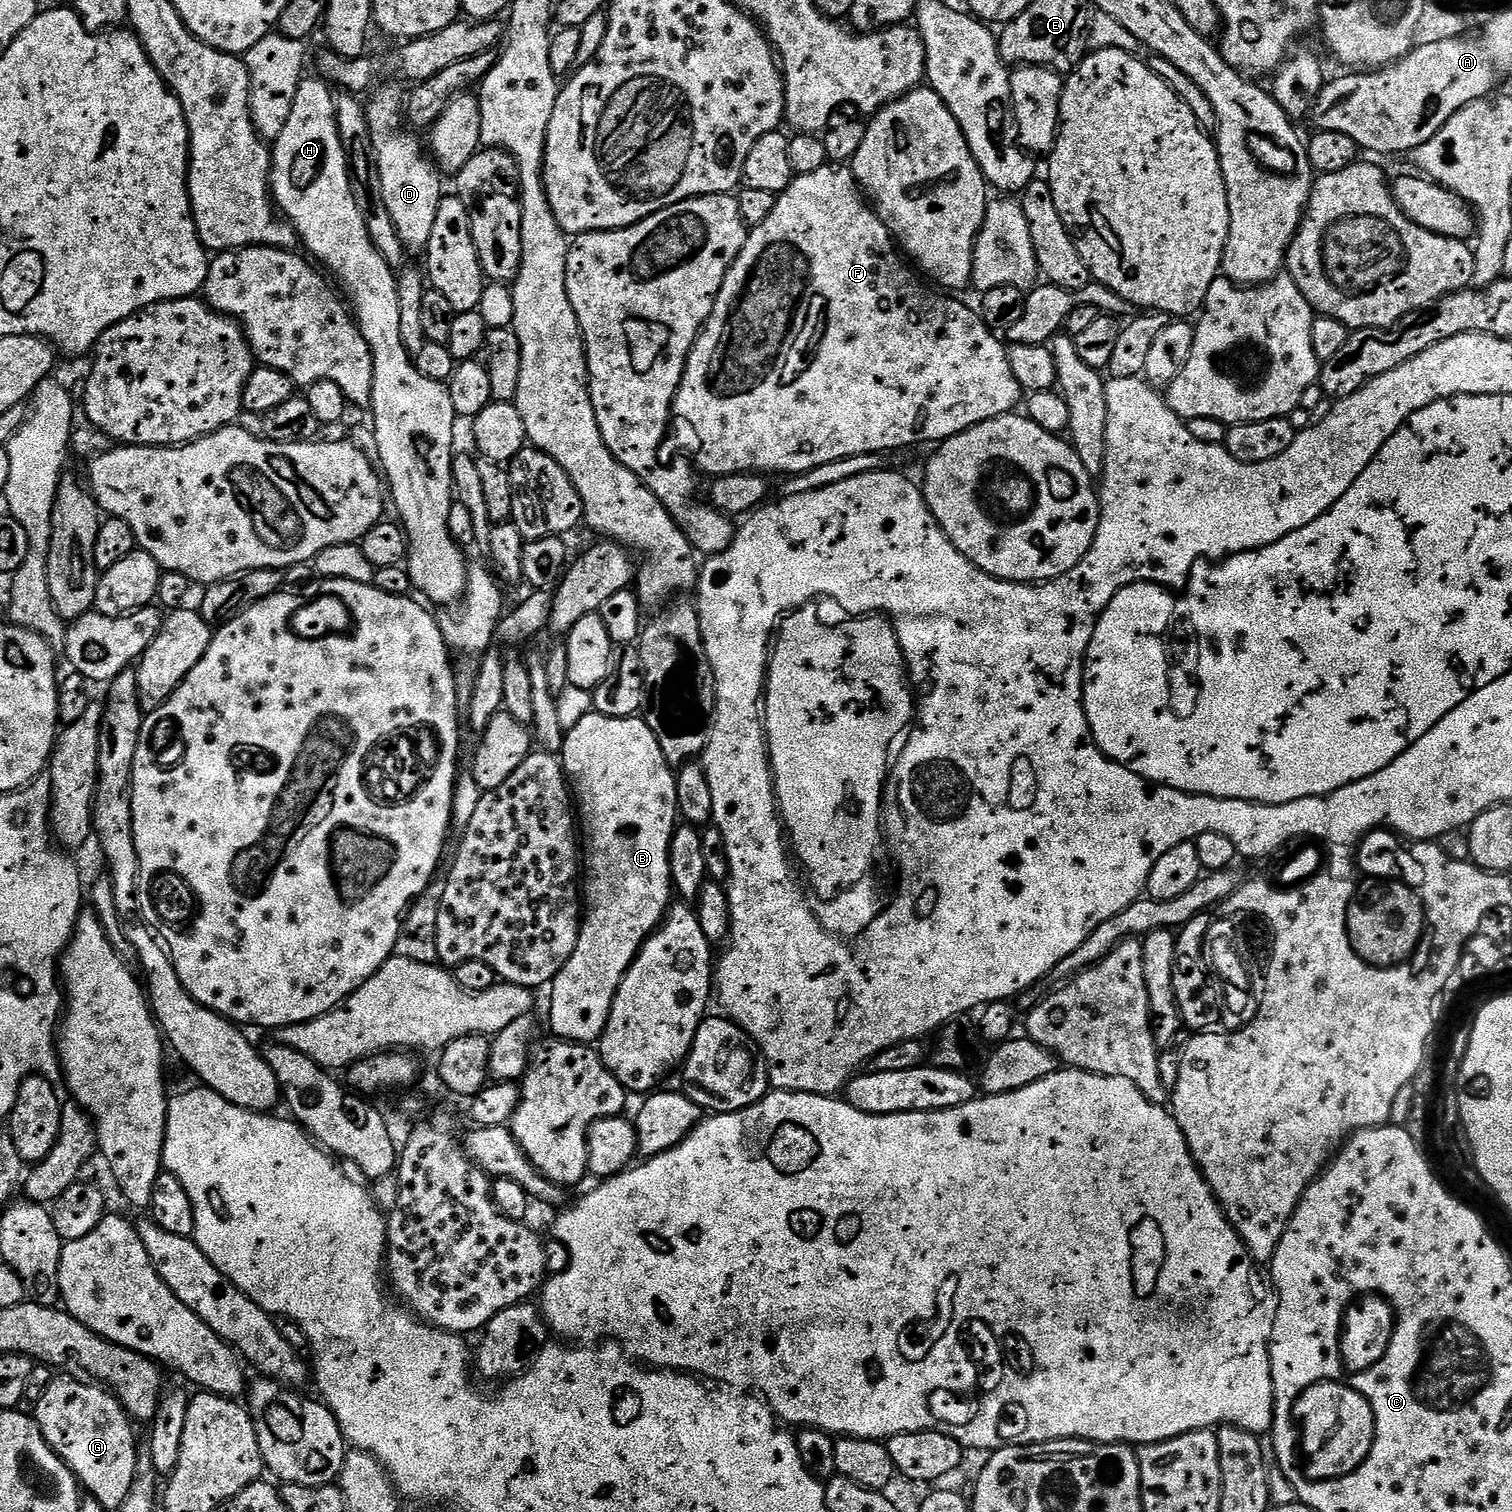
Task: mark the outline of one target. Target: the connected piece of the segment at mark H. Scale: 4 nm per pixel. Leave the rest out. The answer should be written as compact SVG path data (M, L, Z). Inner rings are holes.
M312 74L300 81L296 97L294 98L294 110L290 110L290 119L286 121L286 127L283 128L282 134L278 134L278 138L271 145L272 149L272 178L270 187L272 189L273 201L282 213L284 219L289 220L294 226L299 243L305 244L308 247L307 255L309 257L317 256L330 271L336 275L335 283L341 284L344 287L343 295L350 301L350 311L356 321L356 326L359 328L362 338L366 338L366 346L370 346L372 351L372 361L374 362L374 394L372 395L372 406L370 409L371 419L374 421L374 431L376 434L377 448L375 455L380 456L378 459L379 467L382 469L383 475L386 477L387 487L390 489L390 498L396 502L396 510L400 514L398 517L399 523L402 525L404 532L408 536L408 555L406 557L406 569L408 568L408 576L412 579L412 584L420 592L425 592L430 599L436 604L452 604L463 601L464 591L468 585L468 566L469 561L464 560L466 556L465 549L454 542L454 538L448 529L448 519L450 518L450 506L454 503L454 489L452 487L452 458L454 455L454 447L452 443L456 440L456 423L458 417L454 410L454 402L450 402L450 390L447 383L442 380L431 380L426 378L426 374L422 374L416 368L416 362L413 356L408 353L406 346L402 342L402 309L398 307L398 279L397 273L386 262L386 258L382 258L382 254L378 254L378 250L374 246L374 242L370 242L370 234L366 234L366 222L362 222L362 214L358 214L358 206L354 206L354 194L350 194L350 178L348 177L348 167L346 166L346 154L342 150L342 142L338 138L338 126L336 125L336 102L334 99L333 89L320 79L319 76Z

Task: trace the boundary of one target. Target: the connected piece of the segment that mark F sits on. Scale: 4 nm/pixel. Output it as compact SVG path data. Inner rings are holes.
M825 166L822 170L814 170L814 174L796 176L792 183L789 184L788 189L777 195L776 205L774 206L774 211L770 213L770 218L766 218L766 222L755 225L755 227L749 231L746 242L738 254L738 258L732 263L730 270L726 274L726 278L722 282L722 290L714 302L714 310L710 314L710 318L704 323L704 329L701 330L700 337L694 342L694 346L690 350L688 361L686 362L686 370L682 374L682 382L678 386L678 394L676 395L674 405L674 436L676 432L677 446L685 448L688 452L692 452L688 454L690 454L693 465L695 465L701 473L709 472L709 477L712 478L725 476L726 474L738 474L739 472L759 472L761 474L784 472L783 474L795 474L797 472L809 472L818 466L822 466L826 462L838 462L842 458L850 458L851 456L861 456L862 454L870 454L871 452L887 454L887 452L894 451L895 448L908 448L911 444L924 444L927 440L943 442L949 440L952 436L958 435L959 432L966 431L967 428L973 428L982 422L986 422L990 418L1009 415L1009 413L1015 409L1012 407L1014 407L1019 400L1021 403L1022 389L1018 378L1014 378L1014 370L1010 370L1010 358L1008 357L1008 348L1006 347L1005 341L1001 339L997 333L993 332L992 329L984 325L984 320L980 317L980 313L975 307L967 308L962 301L951 300L951 298L948 297L951 295L941 294L939 291L936 291L937 293L931 292L931 290L927 288L929 285L925 283L923 279L920 281L919 278L921 279L921 277L909 267L905 257L898 251L888 227L885 226L880 220L880 217L877 216L875 207L869 203L860 185L856 183L856 175L852 173L851 167Z

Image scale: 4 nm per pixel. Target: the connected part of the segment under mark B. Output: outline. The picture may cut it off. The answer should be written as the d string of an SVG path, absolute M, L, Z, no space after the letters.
M595 710L566 732L562 763L578 809L579 827L588 837L582 840L586 849L586 871L582 876L583 908L578 946L574 946L574 954L570 954L566 966L562 966L550 985L552 1009L548 1012L548 1024L553 1037L591 1045L604 1033L626 970L640 947L659 928L674 896L668 851L672 833L678 827L676 777L673 765L666 762L662 746L658 746L658 738L654 738L645 720L636 716L610 718Z

